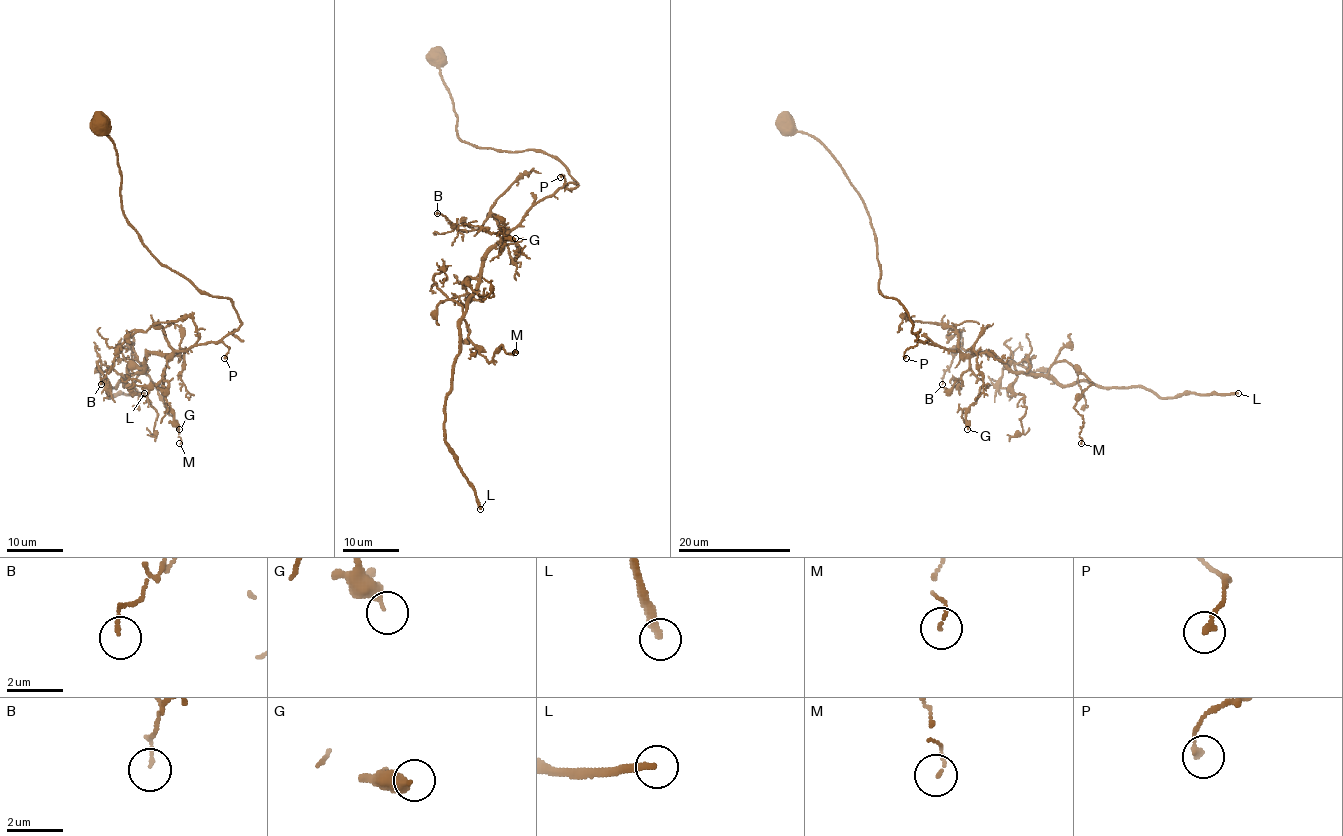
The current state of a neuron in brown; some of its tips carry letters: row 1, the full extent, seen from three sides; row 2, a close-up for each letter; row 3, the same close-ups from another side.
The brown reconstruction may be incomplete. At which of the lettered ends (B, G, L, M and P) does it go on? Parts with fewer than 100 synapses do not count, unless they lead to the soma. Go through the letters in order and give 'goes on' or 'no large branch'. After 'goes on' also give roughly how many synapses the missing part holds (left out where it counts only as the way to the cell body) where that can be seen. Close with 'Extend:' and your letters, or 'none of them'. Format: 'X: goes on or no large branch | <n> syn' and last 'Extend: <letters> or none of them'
B: no large branch
G: no large branch
L: goes on | 180 syn
M: no large branch
P: no large branch
Extend: L

